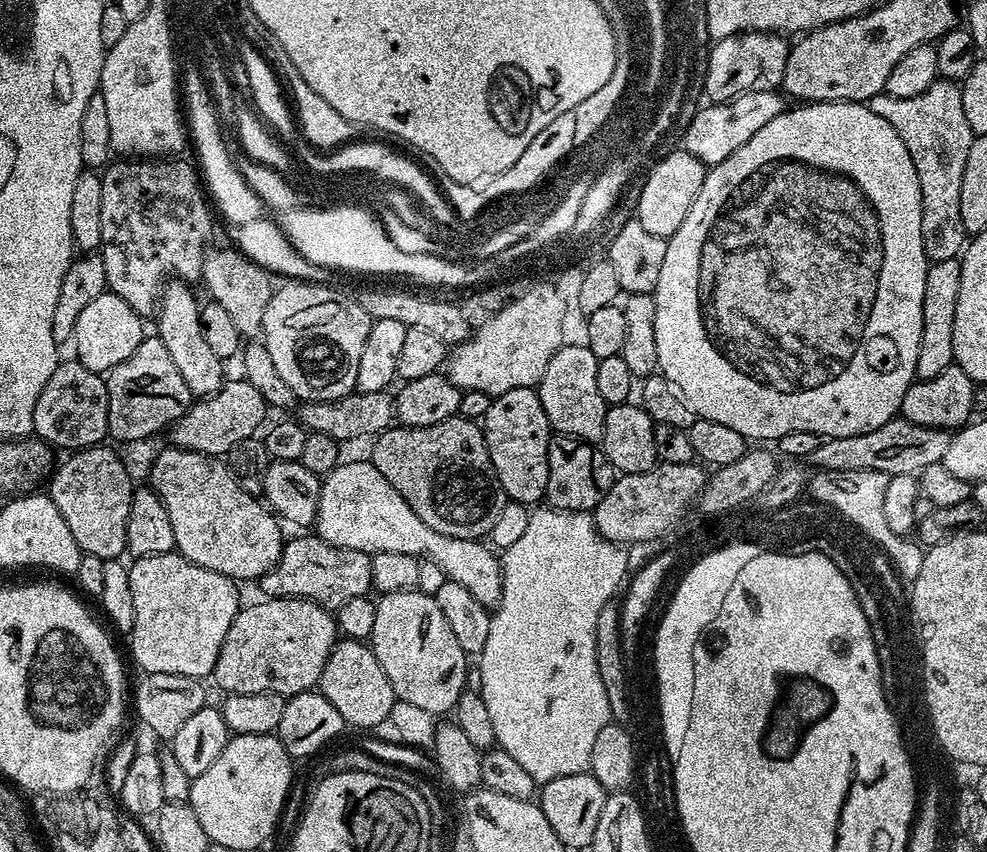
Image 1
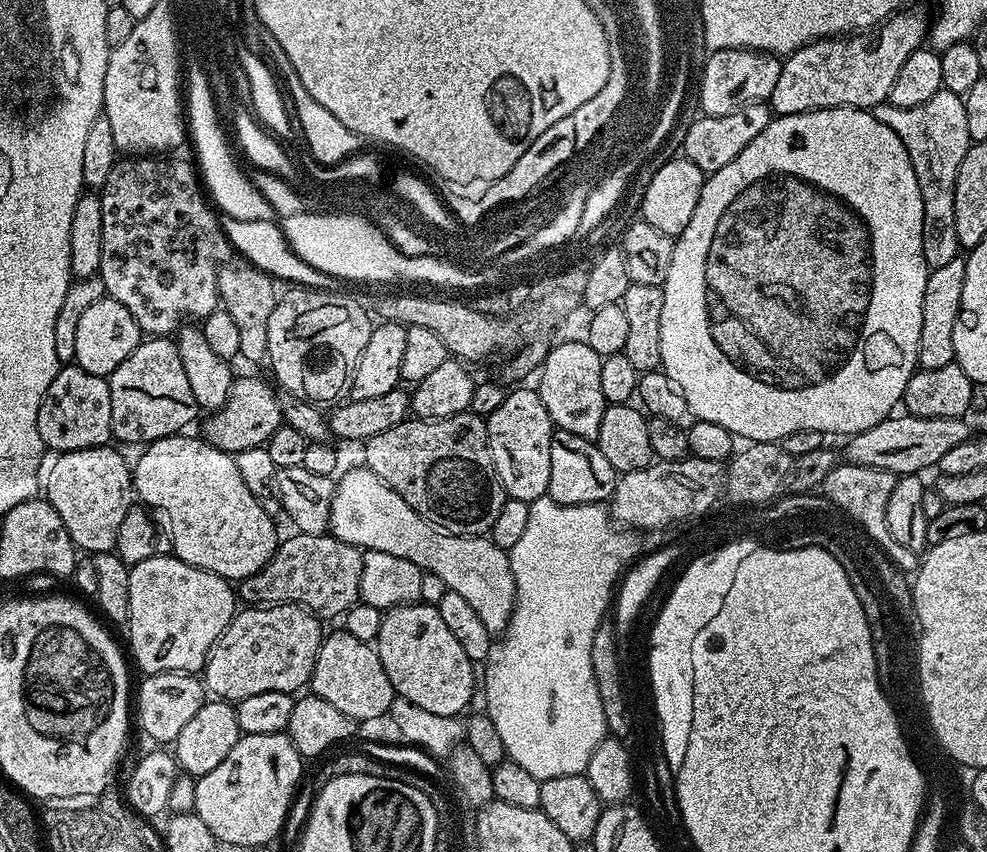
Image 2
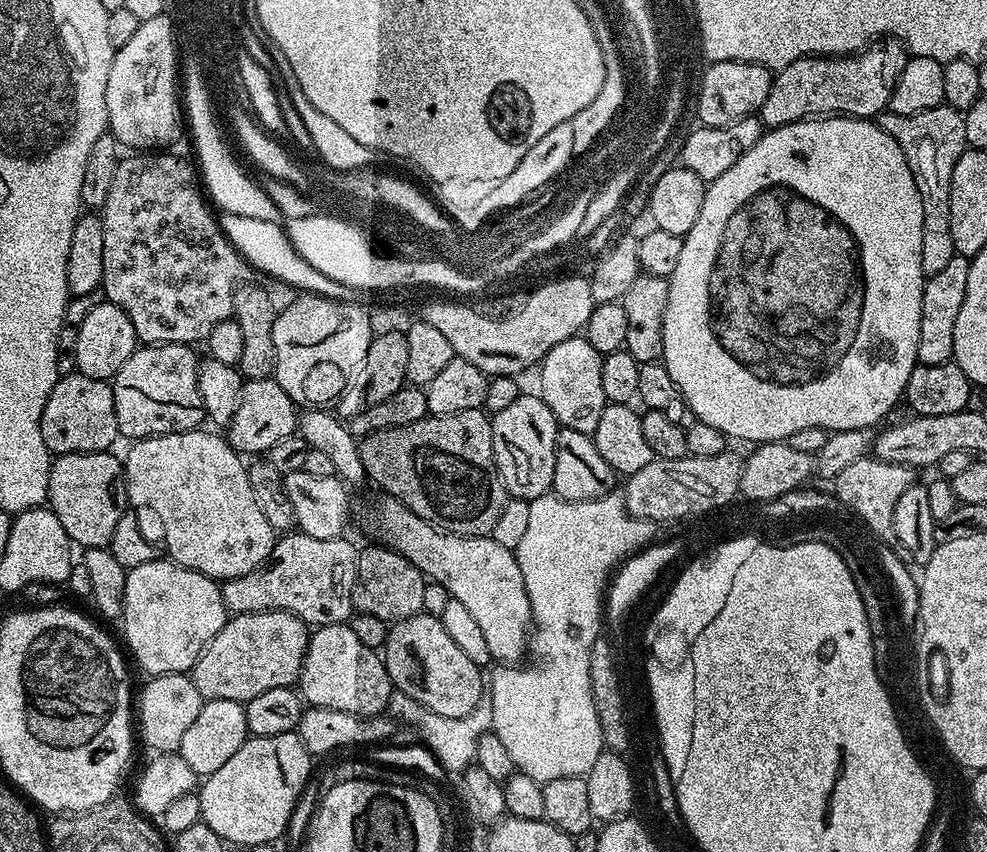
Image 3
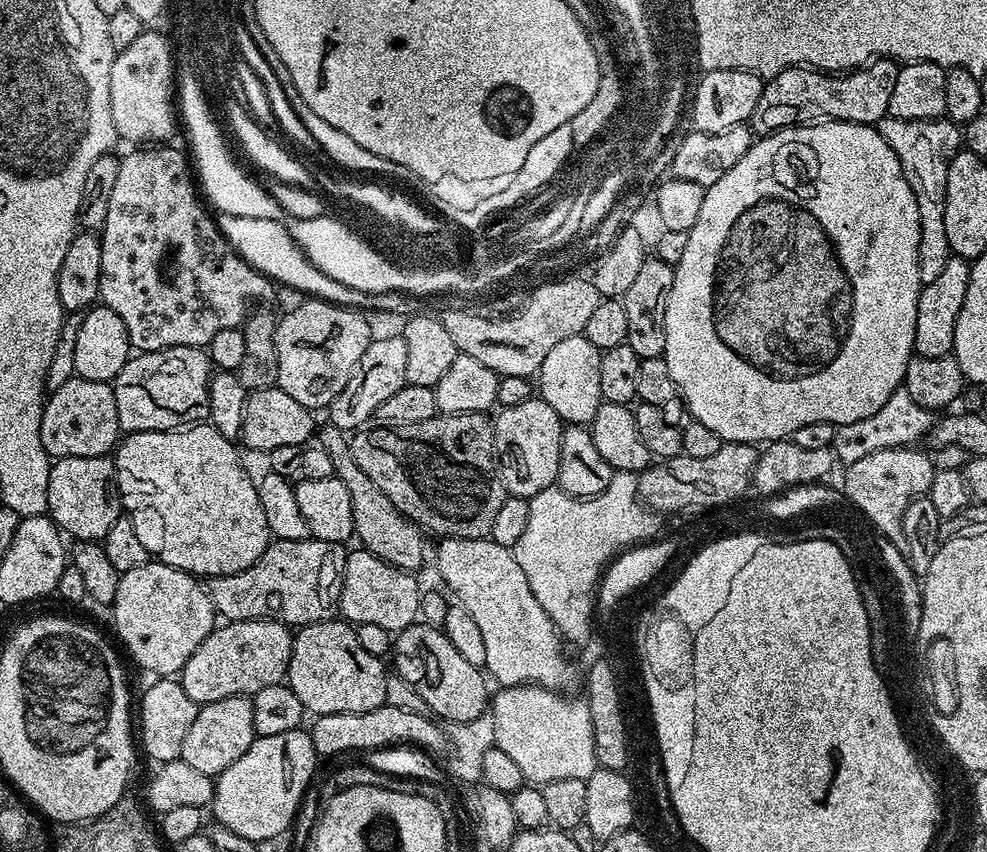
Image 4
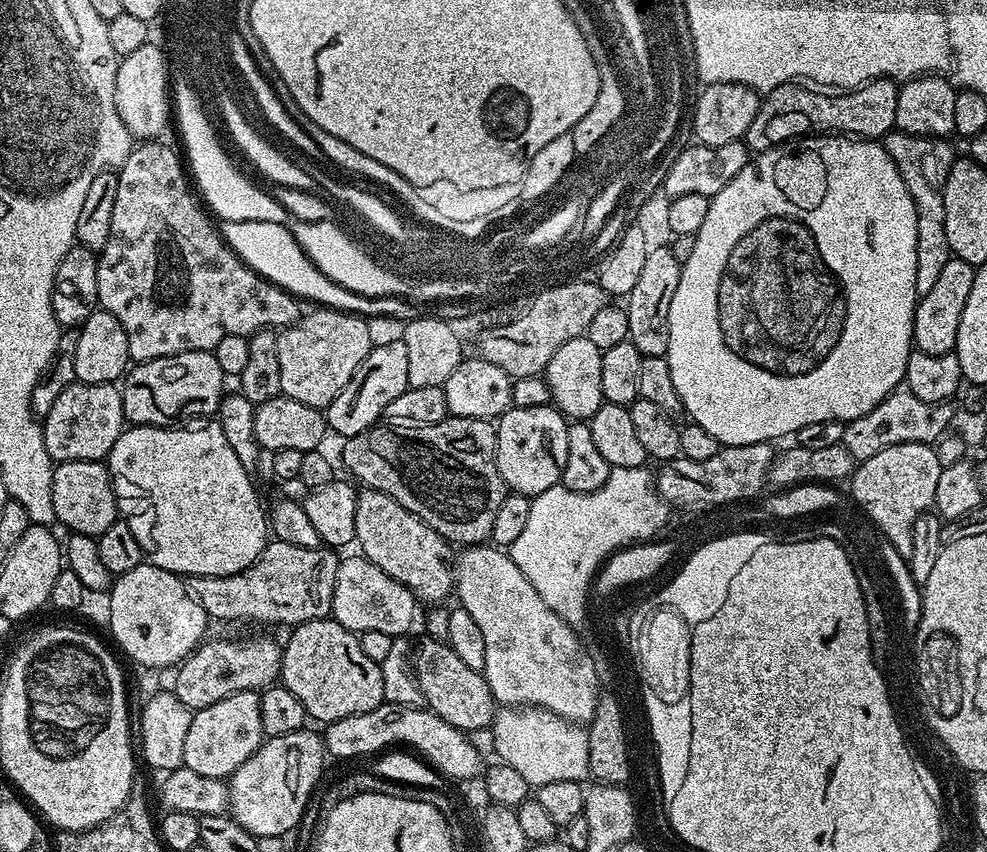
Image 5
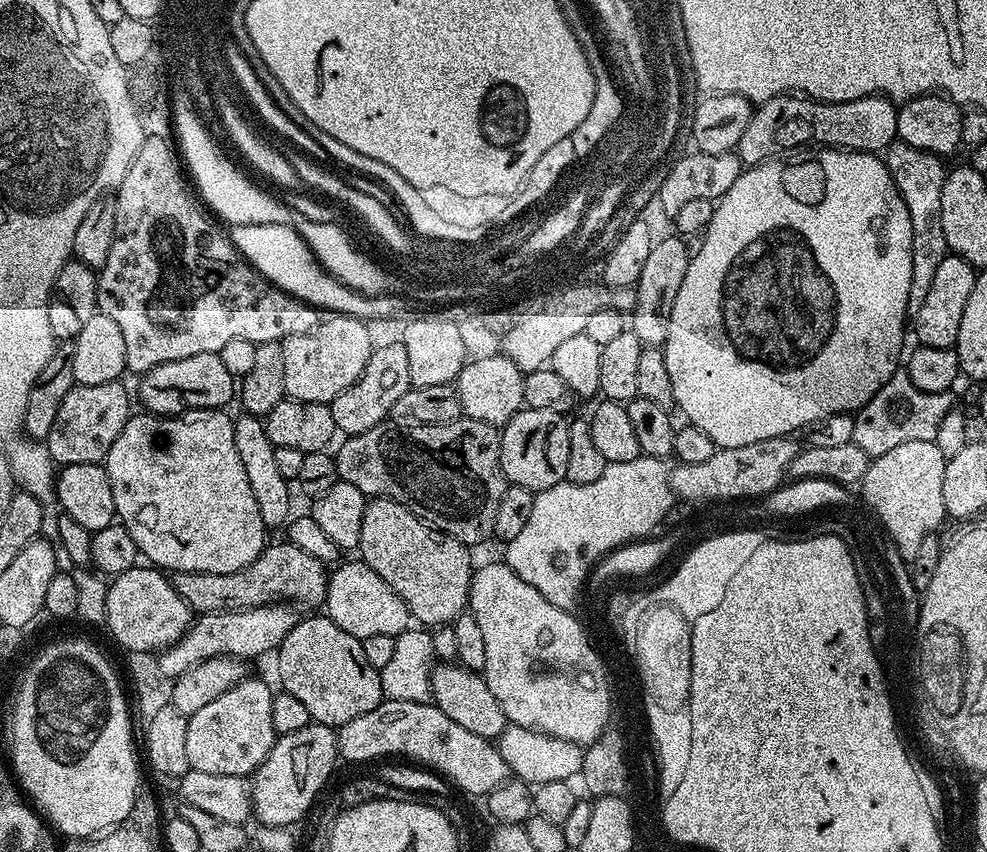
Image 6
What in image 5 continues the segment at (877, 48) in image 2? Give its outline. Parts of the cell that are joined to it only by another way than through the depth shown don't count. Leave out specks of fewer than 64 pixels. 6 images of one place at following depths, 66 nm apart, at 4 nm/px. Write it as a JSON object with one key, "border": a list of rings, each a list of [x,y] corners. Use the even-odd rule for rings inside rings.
{"border":[[[887,78],[872,80],[861,88],[844,90],[839,94],[813,90],[800,82],[789,82],[761,99],[758,114],[754,122],[750,122],[743,143],[748,145],[749,153],[759,154],[790,140],[801,139],[813,130],[820,134],[843,134],[849,138],[879,141],[896,128],[898,94],[897,81]]]}

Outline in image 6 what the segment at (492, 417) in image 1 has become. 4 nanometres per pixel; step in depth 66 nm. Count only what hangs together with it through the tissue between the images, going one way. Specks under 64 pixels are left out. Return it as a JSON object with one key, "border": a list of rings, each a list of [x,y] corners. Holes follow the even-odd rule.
{"border":[[[523,407],[516,412],[500,432],[500,465],[505,481],[529,488],[534,493],[565,483],[566,461],[570,458],[568,425],[569,421],[555,408],[534,410]]]}

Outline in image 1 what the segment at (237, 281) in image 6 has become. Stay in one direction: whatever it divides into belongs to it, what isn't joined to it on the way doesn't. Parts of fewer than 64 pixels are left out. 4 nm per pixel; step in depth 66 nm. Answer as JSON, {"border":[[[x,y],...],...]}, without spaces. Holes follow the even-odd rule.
{"border":[[[124,158],[119,161],[121,164],[109,163],[102,172],[102,238],[98,254],[106,266],[107,291],[130,302],[142,318],[157,311],[169,278],[196,282],[203,277],[204,256],[213,243],[214,212],[206,199],[201,177],[195,167],[178,159],[182,158]]]}

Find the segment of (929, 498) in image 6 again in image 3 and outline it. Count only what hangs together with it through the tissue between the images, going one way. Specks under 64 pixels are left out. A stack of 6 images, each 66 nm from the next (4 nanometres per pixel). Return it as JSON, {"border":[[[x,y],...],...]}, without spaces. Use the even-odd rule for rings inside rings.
{"border":[[[865,456],[844,468],[832,482],[835,496],[879,539],[889,545],[897,543],[893,528],[894,508],[902,494],[915,483],[916,474],[904,464],[886,463],[875,456]]]}

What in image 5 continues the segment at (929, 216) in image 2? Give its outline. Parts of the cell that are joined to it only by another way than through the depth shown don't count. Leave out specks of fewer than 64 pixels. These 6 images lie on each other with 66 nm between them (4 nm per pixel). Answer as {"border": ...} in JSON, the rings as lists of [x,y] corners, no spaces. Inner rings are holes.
{"border":[[[893,130],[883,137],[882,143],[896,168],[902,174],[902,182],[906,182],[906,190],[914,198],[914,206],[918,214],[918,274],[916,275],[916,294],[922,297],[926,290],[934,287],[940,271],[946,262],[953,259],[950,243],[946,240],[946,209],[943,205],[943,188],[947,175],[955,163],[958,152],[951,148],[947,139],[936,139],[930,136],[911,136],[899,130]]]}

